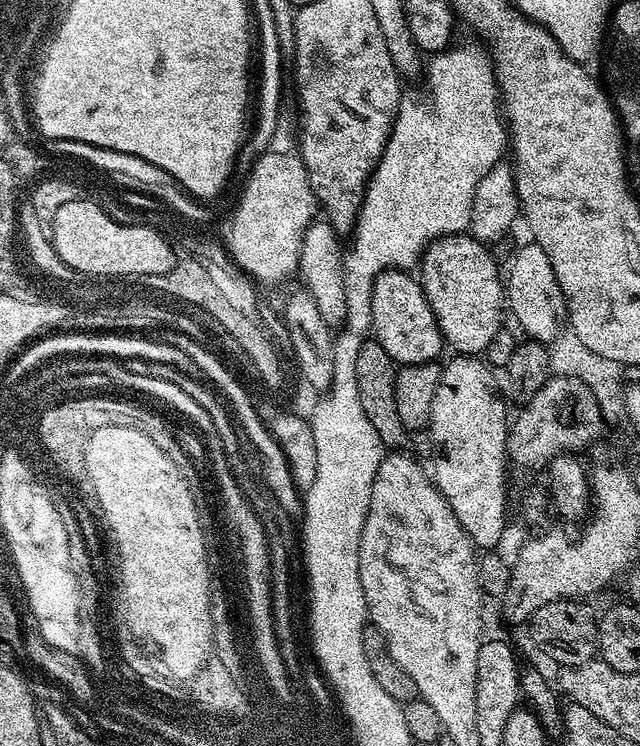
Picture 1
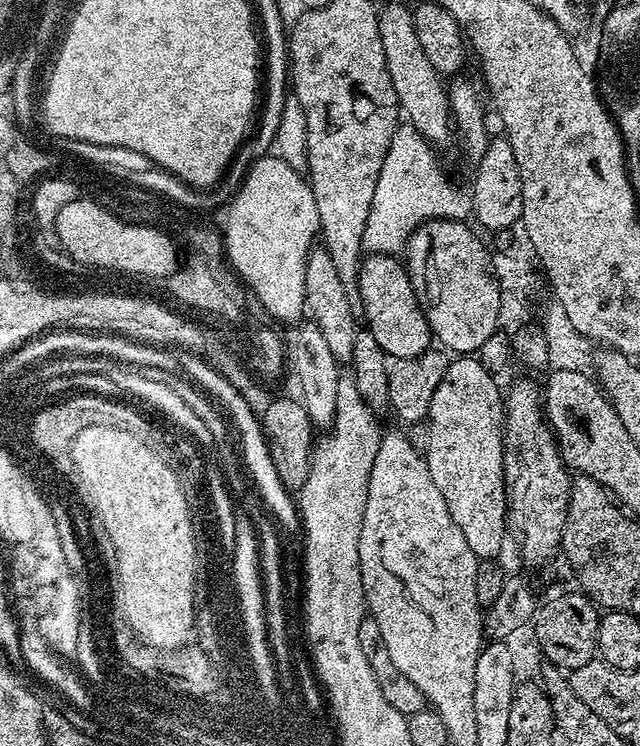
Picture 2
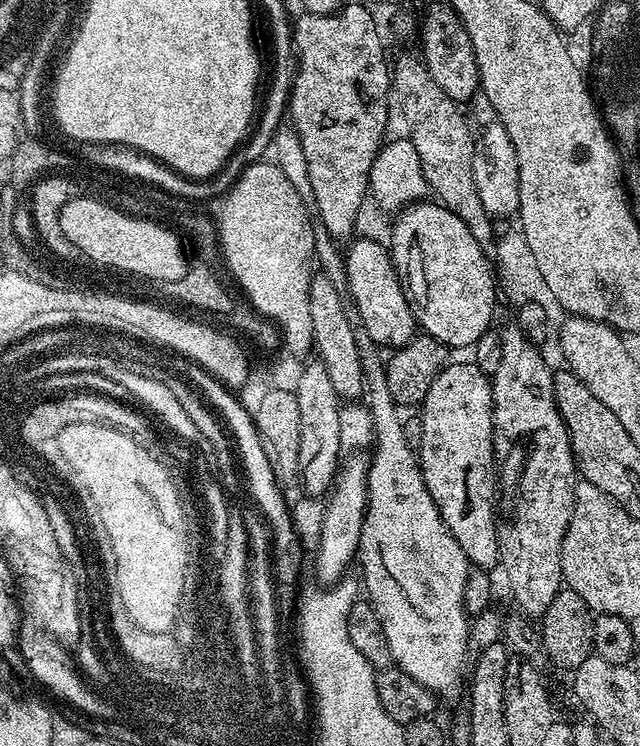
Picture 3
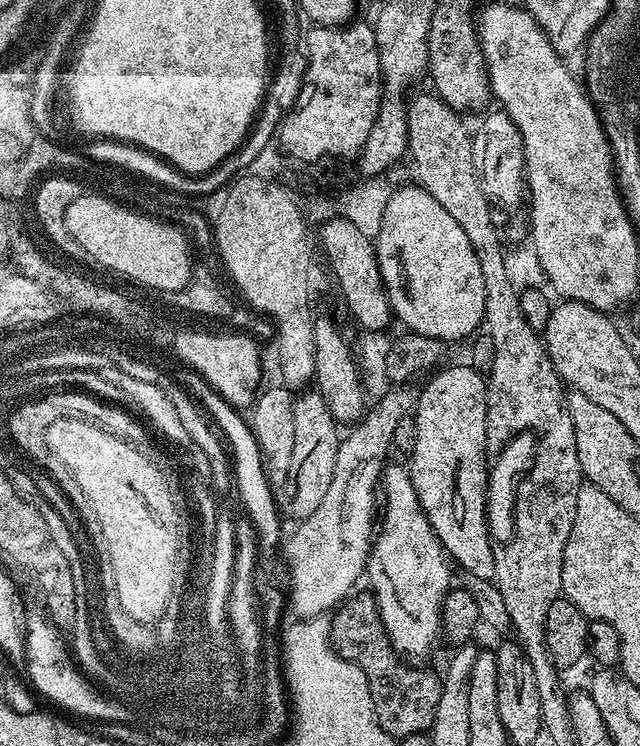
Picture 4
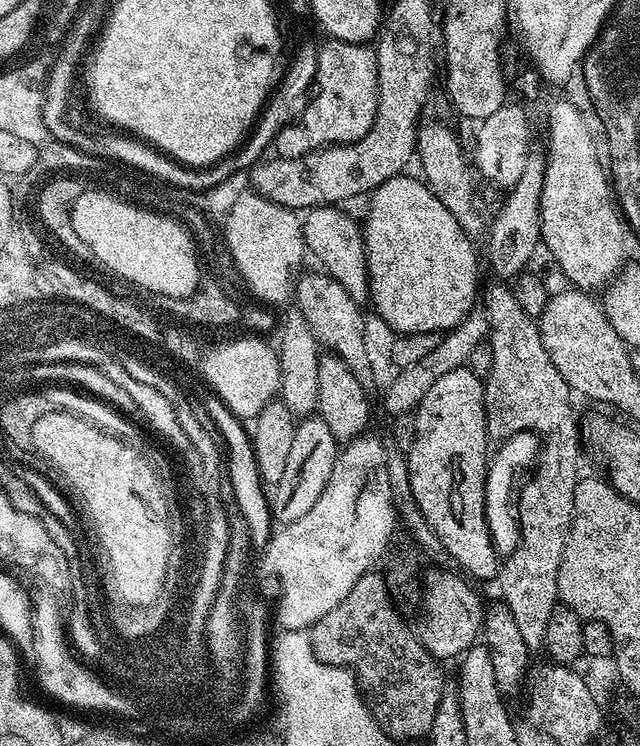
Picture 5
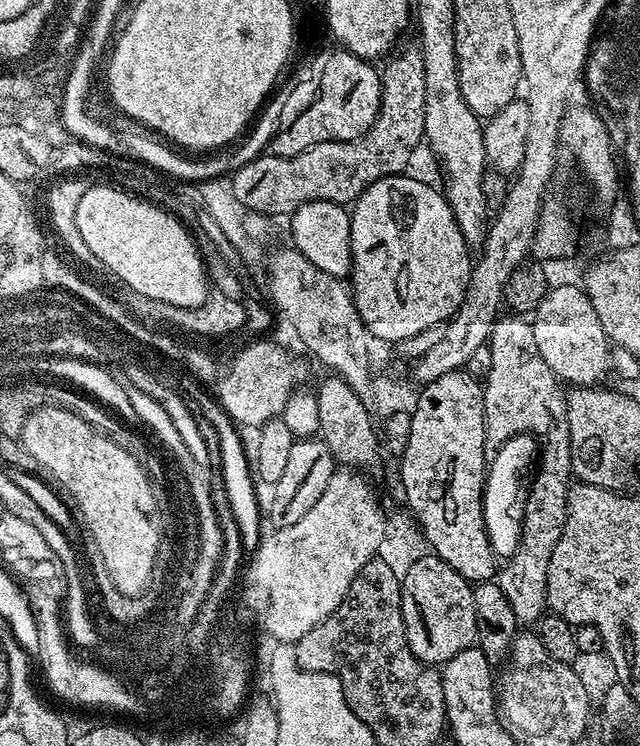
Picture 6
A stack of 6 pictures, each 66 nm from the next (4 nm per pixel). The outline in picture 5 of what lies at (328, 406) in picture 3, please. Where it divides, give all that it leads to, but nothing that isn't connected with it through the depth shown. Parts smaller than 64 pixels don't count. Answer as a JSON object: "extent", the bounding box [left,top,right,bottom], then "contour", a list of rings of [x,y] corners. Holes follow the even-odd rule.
{"extent":[270,414,338,525],"contour":[[[319,414],[305,416],[297,423],[282,482],[274,486],[270,496],[272,519],[277,525],[298,522],[298,518],[310,514],[322,490],[326,490],[326,482],[330,482],[330,470],[334,470],[337,451],[338,442],[334,434],[330,434],[330,426],[326,426],[323,416]]]}

